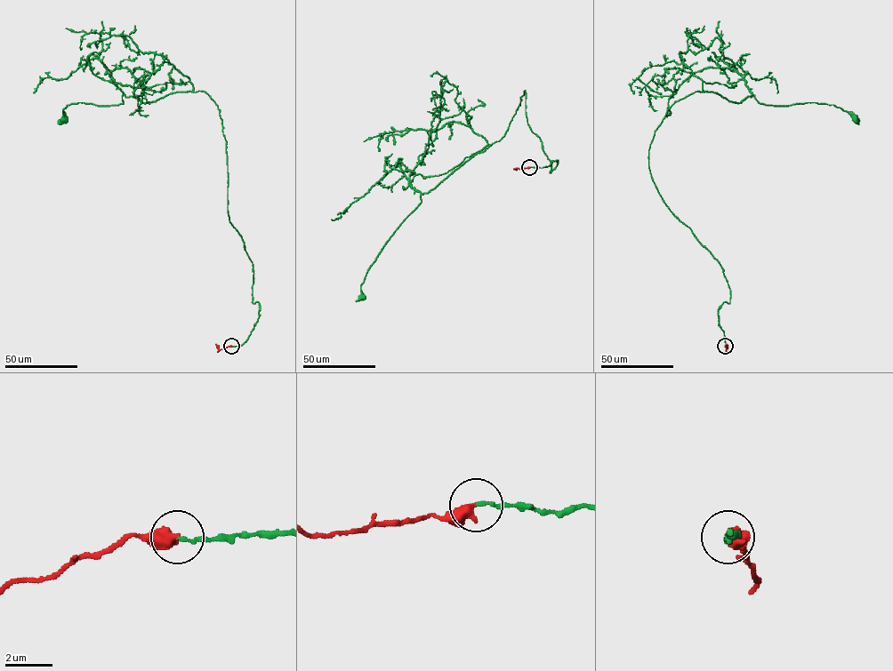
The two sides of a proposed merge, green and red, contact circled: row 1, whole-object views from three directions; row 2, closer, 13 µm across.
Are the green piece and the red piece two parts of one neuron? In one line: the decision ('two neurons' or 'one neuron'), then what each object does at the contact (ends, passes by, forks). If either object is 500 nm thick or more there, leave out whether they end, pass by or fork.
one neuron

